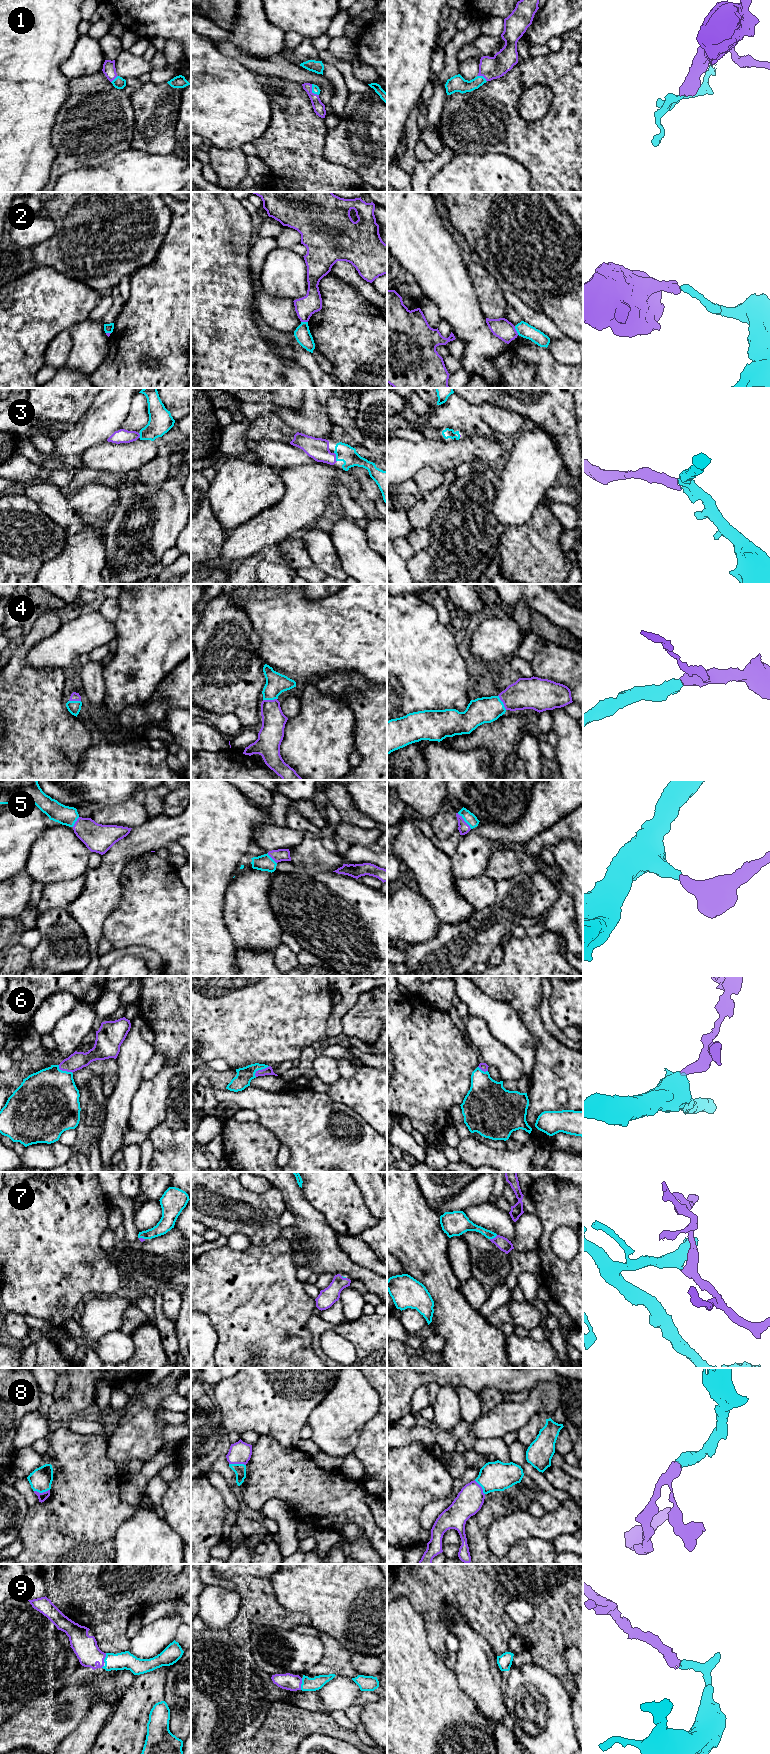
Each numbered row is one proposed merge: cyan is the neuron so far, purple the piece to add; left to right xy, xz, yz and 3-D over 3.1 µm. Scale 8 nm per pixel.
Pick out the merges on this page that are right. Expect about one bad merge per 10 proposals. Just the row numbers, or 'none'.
1, 3, 4, 5, 6, 7, 8, 9

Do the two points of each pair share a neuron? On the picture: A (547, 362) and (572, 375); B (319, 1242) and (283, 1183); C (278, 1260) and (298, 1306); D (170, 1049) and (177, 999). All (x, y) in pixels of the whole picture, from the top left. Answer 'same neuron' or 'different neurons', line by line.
A: same neuron
B: same neuron
C: same neuron
D: same neuron

